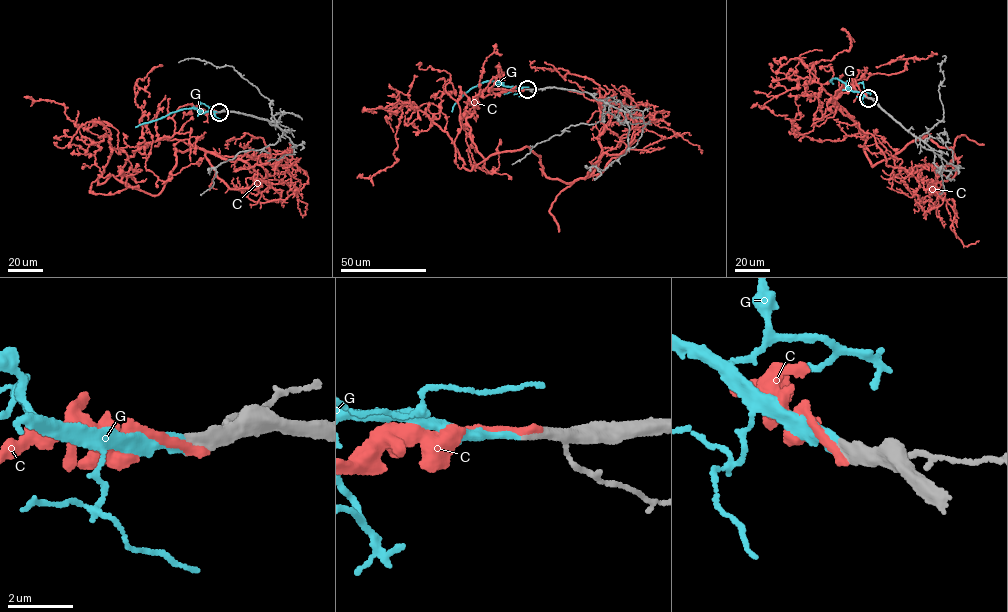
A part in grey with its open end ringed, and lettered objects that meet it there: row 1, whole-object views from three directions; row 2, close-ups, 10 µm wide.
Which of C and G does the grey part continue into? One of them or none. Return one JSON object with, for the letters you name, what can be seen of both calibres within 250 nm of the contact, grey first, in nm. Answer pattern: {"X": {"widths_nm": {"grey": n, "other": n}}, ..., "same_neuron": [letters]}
{"G": {"widths_nm": {"grey": 400, "other": 280}}, "same_neuron": ["G"]}

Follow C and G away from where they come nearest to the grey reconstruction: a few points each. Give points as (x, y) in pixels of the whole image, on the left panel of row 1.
C: (219, 112), (179, 106), (122, 181), (159, 194), (174, 148), (268, 162), (234, 137)
G: (219, 112), (200, 113), (197, 109), (179, 110), (135, 127)

